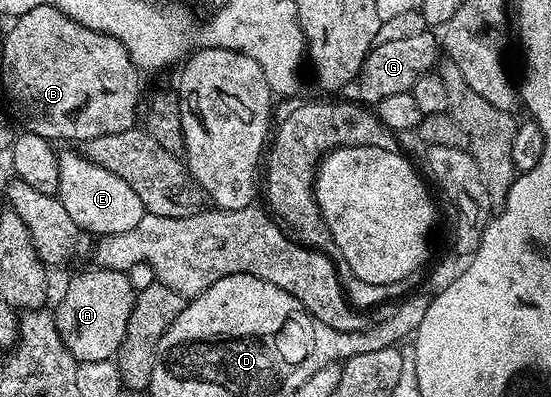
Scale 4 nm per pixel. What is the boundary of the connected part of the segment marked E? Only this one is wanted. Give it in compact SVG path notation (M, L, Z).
M61 150L57 163L58 198L81 232L93 231L96 237L117 235L134 229L142 221L146 213L142 201L122 177L91 163L82 153Z

